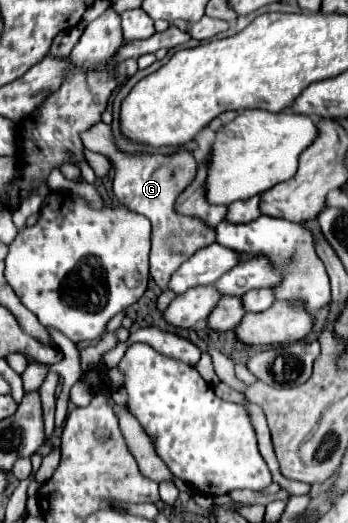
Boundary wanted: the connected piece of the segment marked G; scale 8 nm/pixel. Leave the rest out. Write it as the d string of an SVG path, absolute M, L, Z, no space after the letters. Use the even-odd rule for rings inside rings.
M97 122L93 128L85 130L81 134L83 146L91 152L99 152L113 160L115 164L115 180L113 180L113 192L121 204L125 204L129 210L143 214L151 220L151 276L159 284L161 290L167 288L167 282L171 278L171 272L175 272L187 258L193 256L193 252L209 246L215 242L215 230L205 226L197 218L187 218L183 214L177 214L173 204L175 198L193 182L197 172L195 158L181 150L171 156L163 154L137 154L129 156L115 148L111 138L111 126L105 122Z

